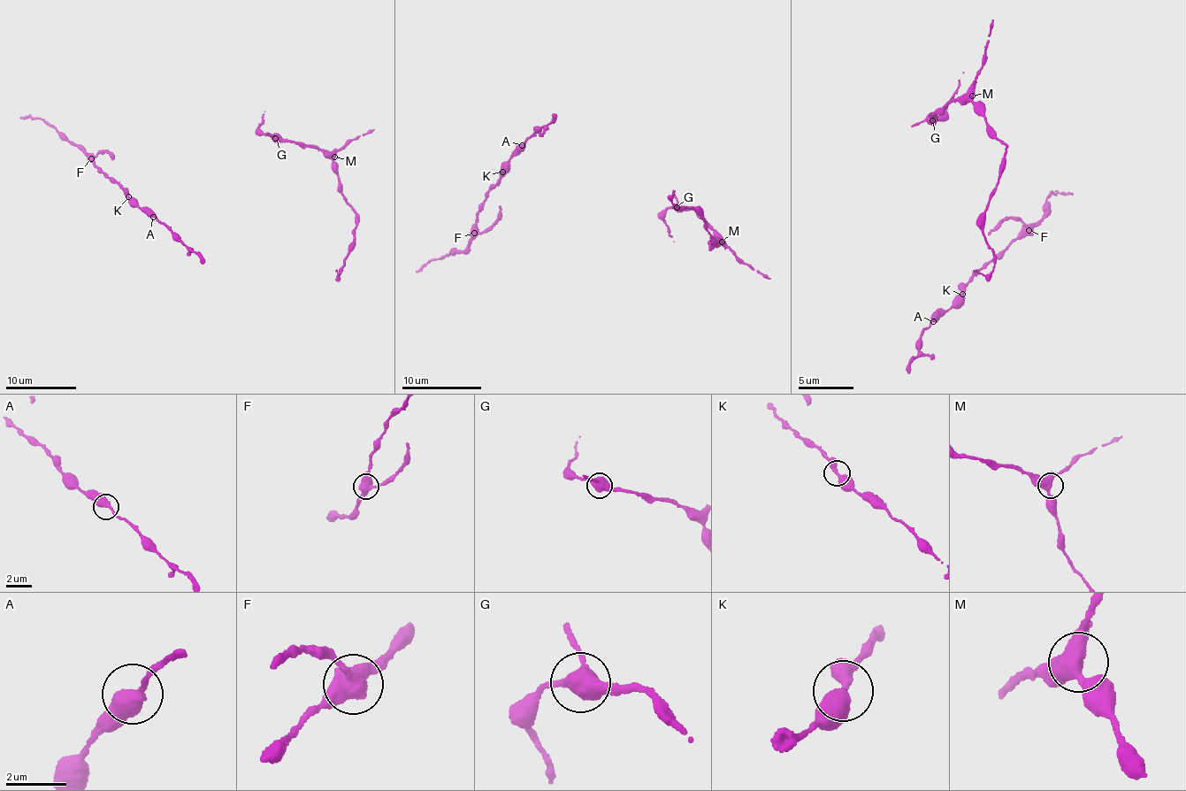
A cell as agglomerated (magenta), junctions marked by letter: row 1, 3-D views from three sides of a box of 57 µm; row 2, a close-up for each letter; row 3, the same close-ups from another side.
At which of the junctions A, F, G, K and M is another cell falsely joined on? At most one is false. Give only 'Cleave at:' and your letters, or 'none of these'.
Cleave at: F

